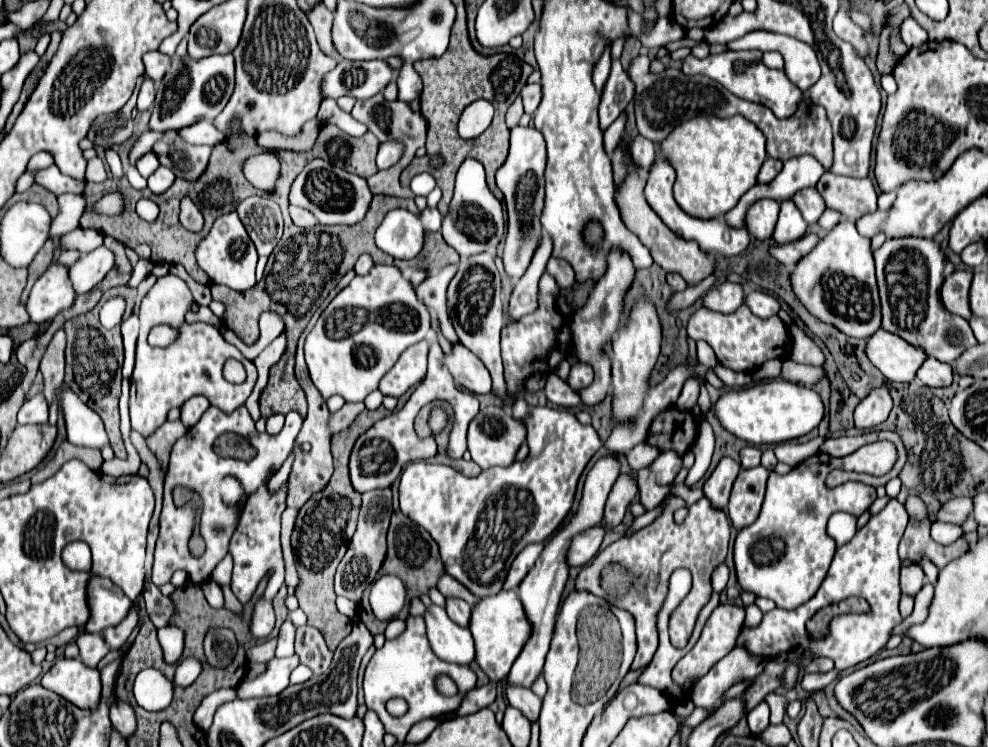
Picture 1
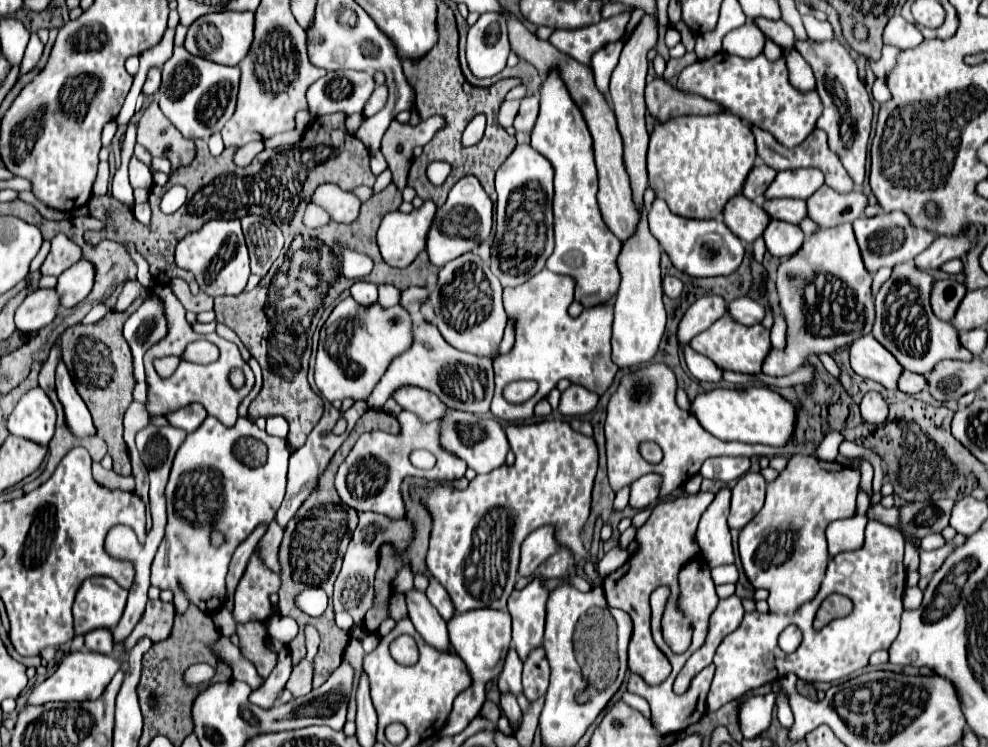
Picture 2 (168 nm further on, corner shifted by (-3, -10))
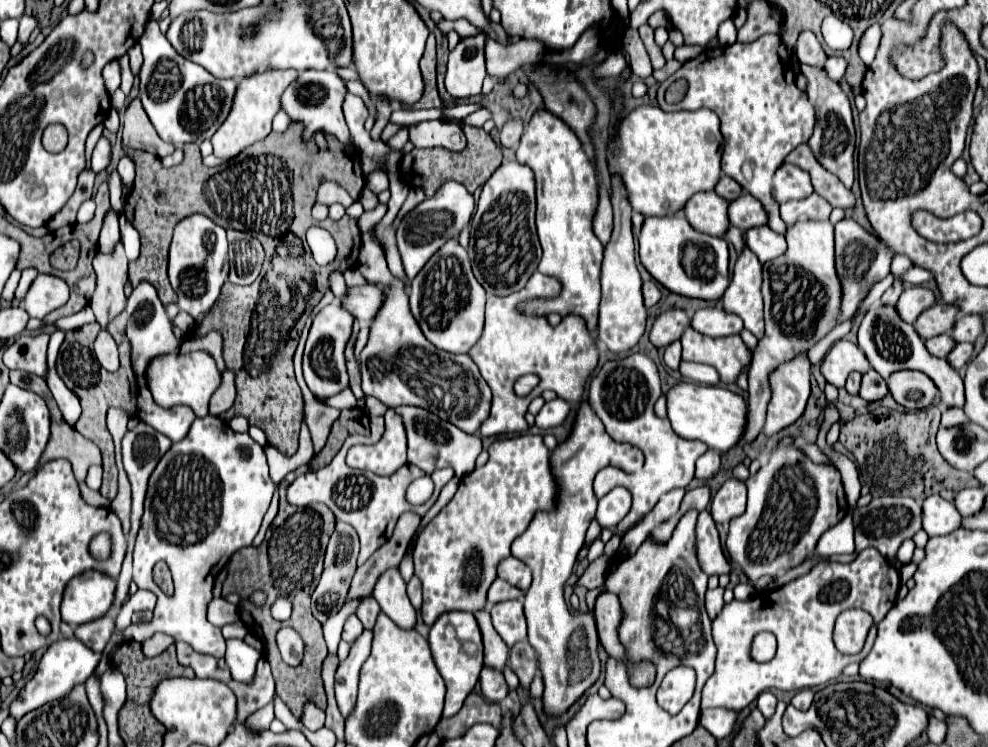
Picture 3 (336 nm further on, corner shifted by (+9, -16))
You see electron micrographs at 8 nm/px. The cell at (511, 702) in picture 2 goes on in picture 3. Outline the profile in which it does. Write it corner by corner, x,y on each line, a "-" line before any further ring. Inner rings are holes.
484,666
480,672
480,684
482,684
482,696
490,702
500,702
508,694
508,684
504,680
502,670

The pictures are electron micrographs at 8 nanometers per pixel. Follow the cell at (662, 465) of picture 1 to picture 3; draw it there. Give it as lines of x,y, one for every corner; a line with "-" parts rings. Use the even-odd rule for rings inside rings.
616,486
598,500
598,510
594,520
600,524
600,528
614,528
622,520
622,516
628,514
630,504
632,504
630,492
622,486

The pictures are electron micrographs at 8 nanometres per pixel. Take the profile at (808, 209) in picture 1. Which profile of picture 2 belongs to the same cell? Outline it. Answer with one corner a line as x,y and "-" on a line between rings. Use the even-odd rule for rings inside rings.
780,198
780,200
768,200
762,204
764,210
776,218
776,220
784,220
784,222
792,222
792,224
800,224
806,216
806,200
798,200
798,198

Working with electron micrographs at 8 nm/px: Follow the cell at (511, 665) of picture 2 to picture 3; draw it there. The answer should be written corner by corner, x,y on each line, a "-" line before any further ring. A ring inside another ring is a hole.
486,608
472,612
480,632
482,632
482,642
484,642
484,664
492,666
492,668
504,668
506,660
508,660
508,646
504,644
504,640
498,636
498,632
494,630
492,622
490,622
490,612

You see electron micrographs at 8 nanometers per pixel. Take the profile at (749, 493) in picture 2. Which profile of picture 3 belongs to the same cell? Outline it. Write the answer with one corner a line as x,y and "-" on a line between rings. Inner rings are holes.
730,478
722,484
722,488
714,494
710,512
714,522
730,522
746,508
746,484
738,478

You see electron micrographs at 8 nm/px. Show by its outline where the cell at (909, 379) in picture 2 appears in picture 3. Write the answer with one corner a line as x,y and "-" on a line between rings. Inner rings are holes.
868,370
862,376
862,384
860,384
858,396
868,400
868,402
874,402
874,400
880,400
886,394
888,394
888,388
884,388
884,378
876,370

